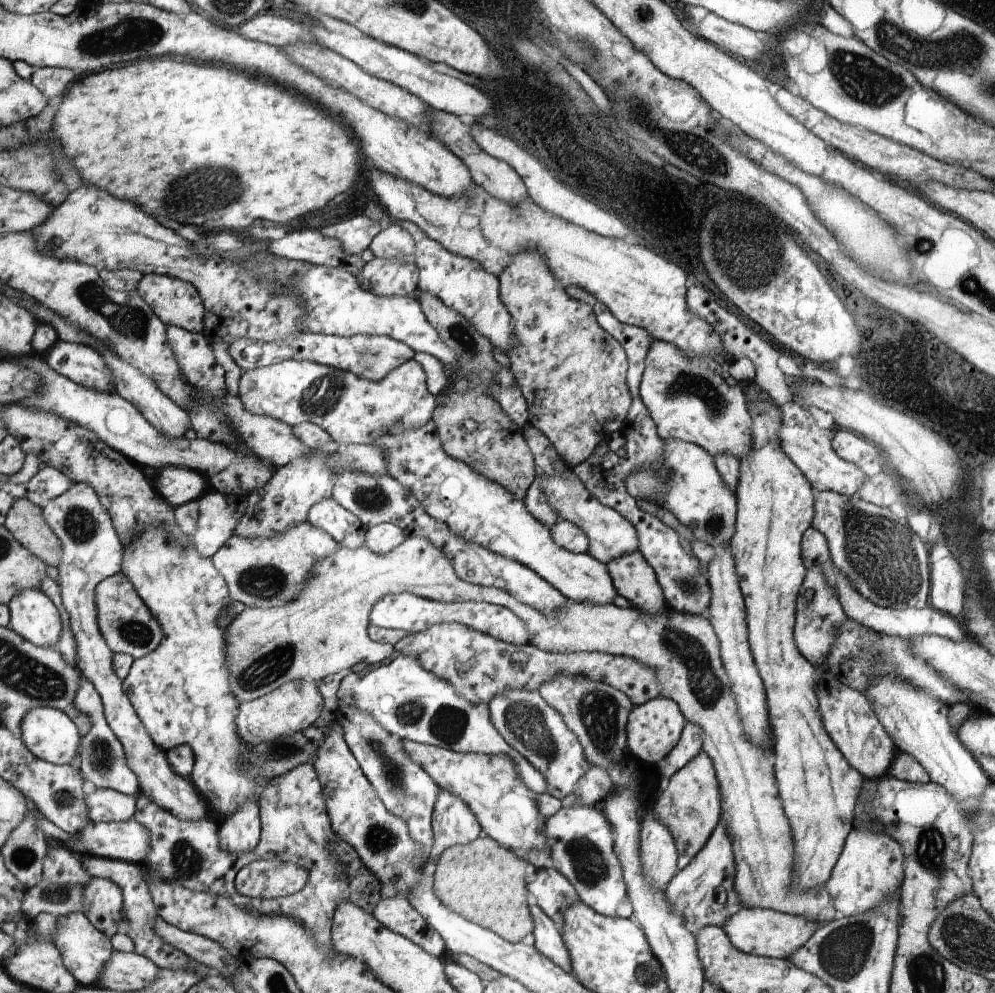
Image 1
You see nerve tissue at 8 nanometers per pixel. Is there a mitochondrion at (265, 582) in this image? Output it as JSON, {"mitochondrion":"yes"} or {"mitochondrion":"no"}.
{"mitochondrion":"yes"}

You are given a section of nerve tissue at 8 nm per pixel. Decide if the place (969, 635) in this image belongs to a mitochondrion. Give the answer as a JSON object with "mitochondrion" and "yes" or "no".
{"mitochondrion":"no"}

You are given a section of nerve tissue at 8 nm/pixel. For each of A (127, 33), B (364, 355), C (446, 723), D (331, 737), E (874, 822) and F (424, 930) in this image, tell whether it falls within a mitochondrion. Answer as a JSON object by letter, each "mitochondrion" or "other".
{"A":"mitochondrion","B":"mitochondrion","C":"mitochondrion","D":"other","E":"other","F":"other"}

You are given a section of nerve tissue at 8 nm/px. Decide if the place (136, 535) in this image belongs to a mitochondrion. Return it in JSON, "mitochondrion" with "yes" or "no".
{"mitochondrion":"no"}

